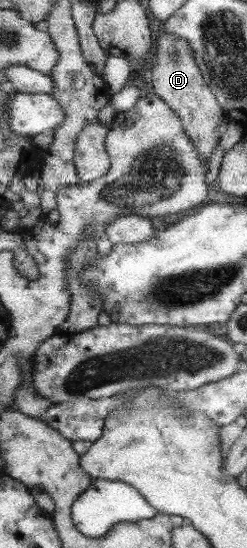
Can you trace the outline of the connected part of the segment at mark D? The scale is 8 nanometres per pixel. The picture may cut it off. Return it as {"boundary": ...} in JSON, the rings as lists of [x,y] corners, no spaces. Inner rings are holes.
{"boundary":[[[163,32],[158,37],[156,52],[153,55],[154,59],[149,73],[150,80],[153,82],[154,94],[163,99],[170,109],[178,115],[183,130],[195,145],[195,151],[199,158],[208,160],[216,148],[218,134],[225,128],[220,128],[220,124],[218,124],[222,118],[221,106],[215,95],[211,93],[203,75],[200,74],[199,67],[195,65],[191,48],[183,38]]]}

